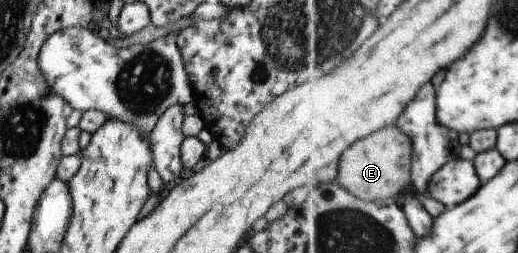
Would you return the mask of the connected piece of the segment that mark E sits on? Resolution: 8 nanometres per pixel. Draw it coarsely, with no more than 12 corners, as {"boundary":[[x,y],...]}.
{"boundary":[[386,127],[344,153],[338,181],[360,199],[413,186],[416,147]]}

